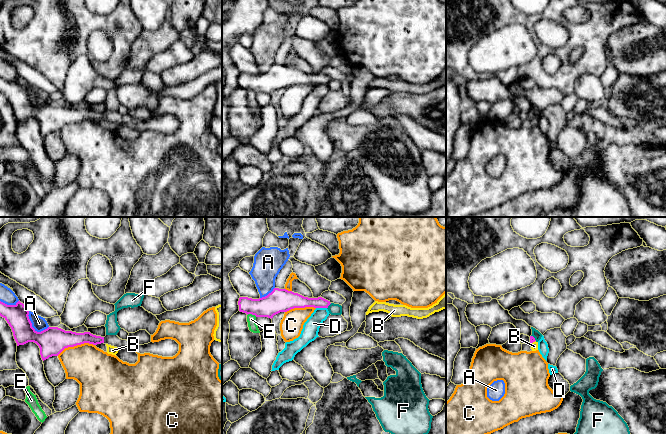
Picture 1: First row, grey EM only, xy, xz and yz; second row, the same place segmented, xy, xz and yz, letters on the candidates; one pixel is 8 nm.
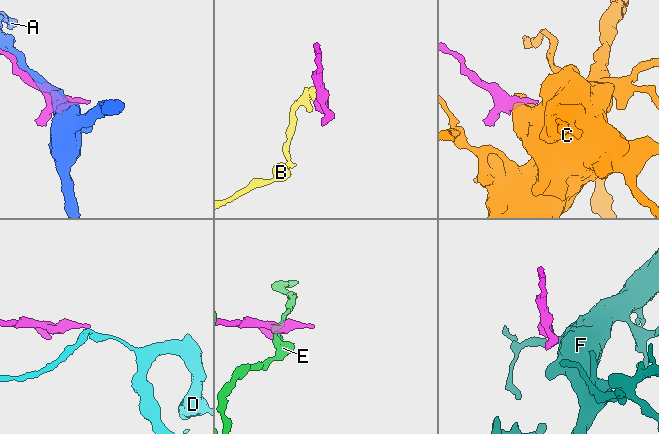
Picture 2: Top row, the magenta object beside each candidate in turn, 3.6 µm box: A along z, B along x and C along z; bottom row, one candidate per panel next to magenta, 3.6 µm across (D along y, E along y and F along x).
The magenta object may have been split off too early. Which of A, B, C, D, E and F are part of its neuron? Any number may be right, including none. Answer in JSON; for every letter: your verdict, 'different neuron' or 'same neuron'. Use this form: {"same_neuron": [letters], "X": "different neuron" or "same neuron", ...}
{"same_neuron": [], "A": "different neuron", "B": "different neuron", "C": "different neuron", "D": "different neuron", "E": "different neuron", "F": "different neuron"}

